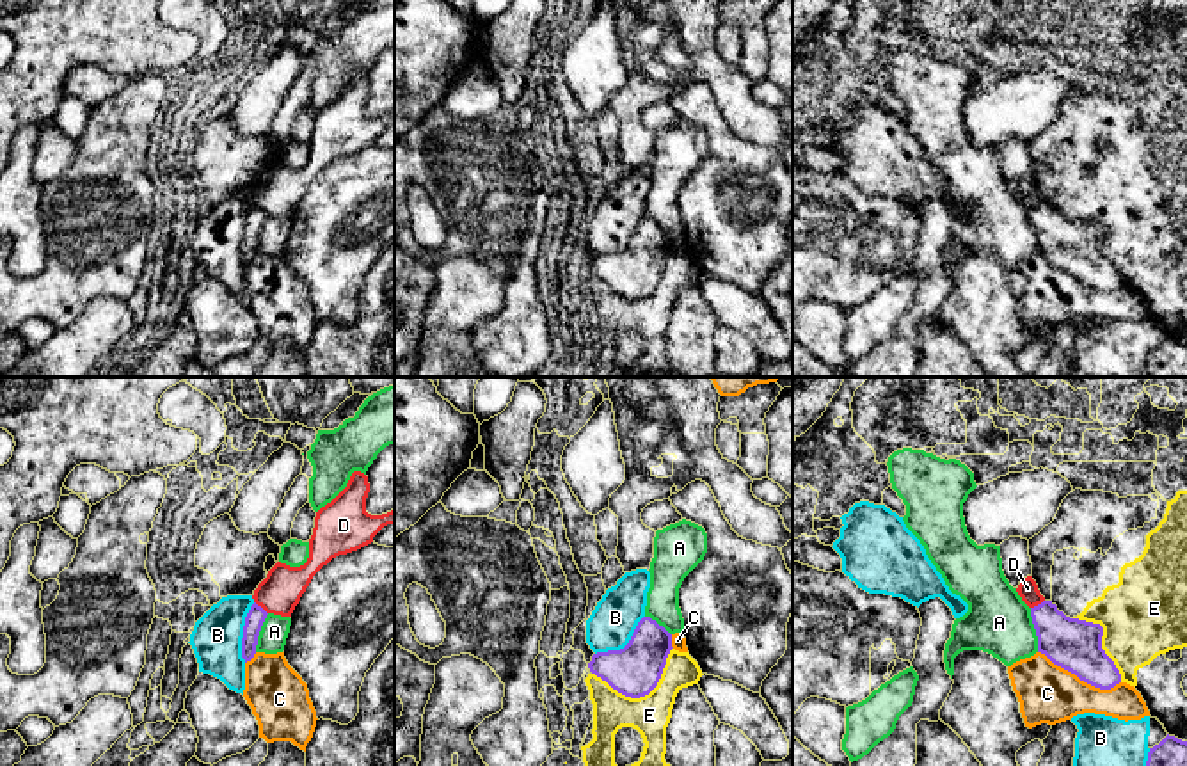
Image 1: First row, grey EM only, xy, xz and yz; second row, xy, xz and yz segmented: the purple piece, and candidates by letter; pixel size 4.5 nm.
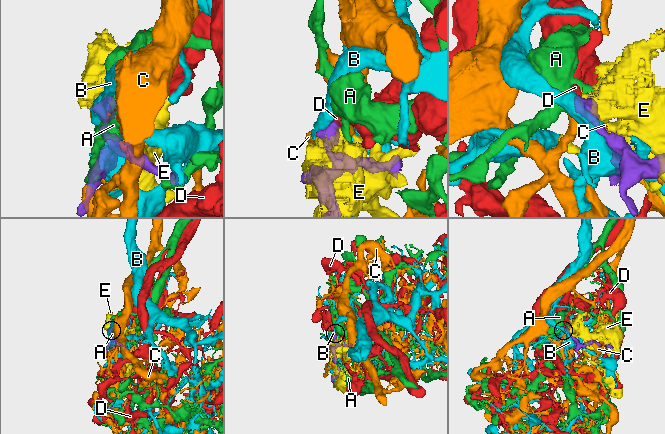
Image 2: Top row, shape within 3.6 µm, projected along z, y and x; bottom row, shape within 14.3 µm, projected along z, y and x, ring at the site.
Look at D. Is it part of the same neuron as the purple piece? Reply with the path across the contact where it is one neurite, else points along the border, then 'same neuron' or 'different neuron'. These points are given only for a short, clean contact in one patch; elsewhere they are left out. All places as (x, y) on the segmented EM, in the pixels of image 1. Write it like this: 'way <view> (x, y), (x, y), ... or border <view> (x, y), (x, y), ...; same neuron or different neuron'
border xy (254, 601), (267, 614); different neuron

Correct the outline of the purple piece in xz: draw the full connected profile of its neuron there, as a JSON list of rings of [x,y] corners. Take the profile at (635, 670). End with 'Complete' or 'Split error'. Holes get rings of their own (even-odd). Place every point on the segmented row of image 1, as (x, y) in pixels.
[[[643,617],[624,649],[594,654],[588,668],[618,693],[640,698],[657,686],[672,649],[672,634]]]. Complete

